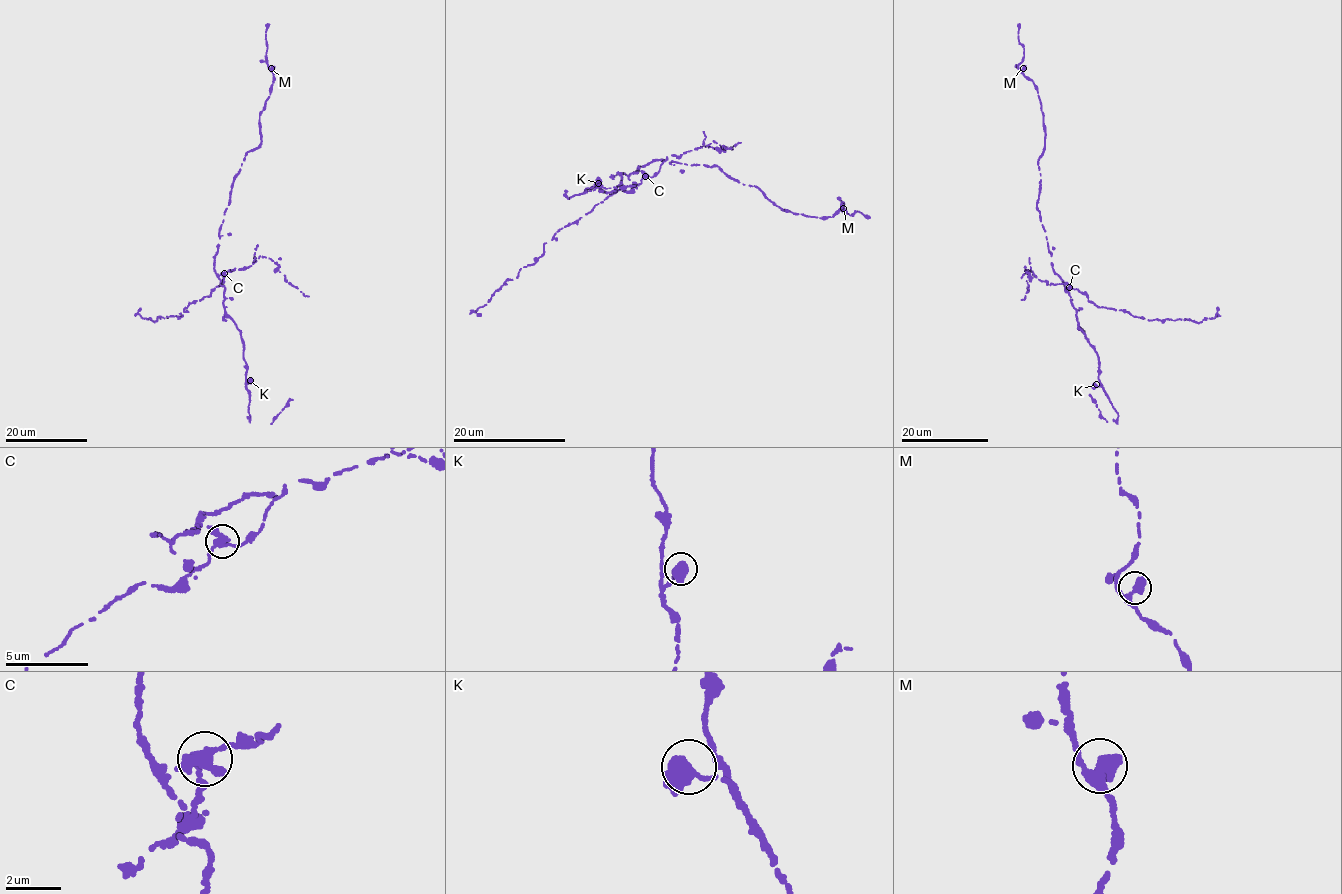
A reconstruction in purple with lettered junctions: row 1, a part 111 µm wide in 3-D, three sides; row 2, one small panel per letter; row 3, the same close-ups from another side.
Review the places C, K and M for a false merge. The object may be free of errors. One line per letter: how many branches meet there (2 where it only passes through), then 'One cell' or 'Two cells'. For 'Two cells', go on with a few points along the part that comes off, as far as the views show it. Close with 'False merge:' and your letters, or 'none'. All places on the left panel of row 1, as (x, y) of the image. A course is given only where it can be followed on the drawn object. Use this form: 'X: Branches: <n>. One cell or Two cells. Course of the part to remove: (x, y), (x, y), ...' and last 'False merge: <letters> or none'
C: Branches: 2. Two cells. Course of the part to remove: (224, 273), (209, 297), (188, 303), (181, 316), (158, 316), (154, 322), (142, 318), (138, 312), (141, 308)
K: Branches: 2. One cell
M: Branches: 2. One cell
False merge: C

